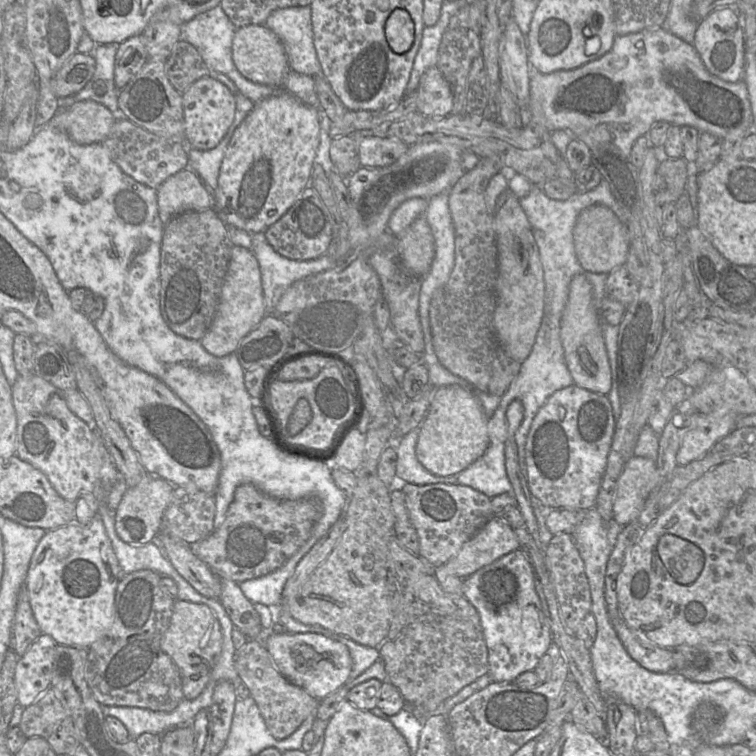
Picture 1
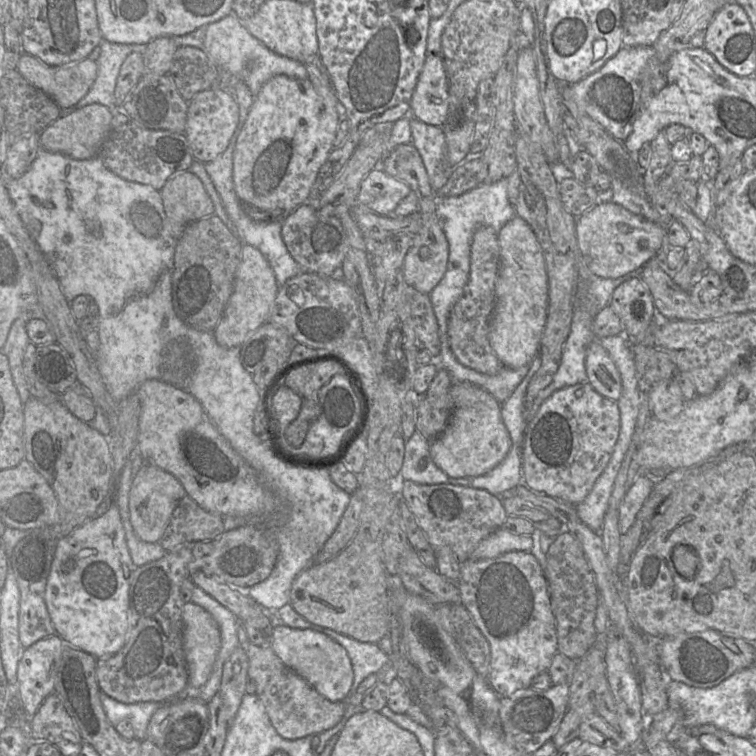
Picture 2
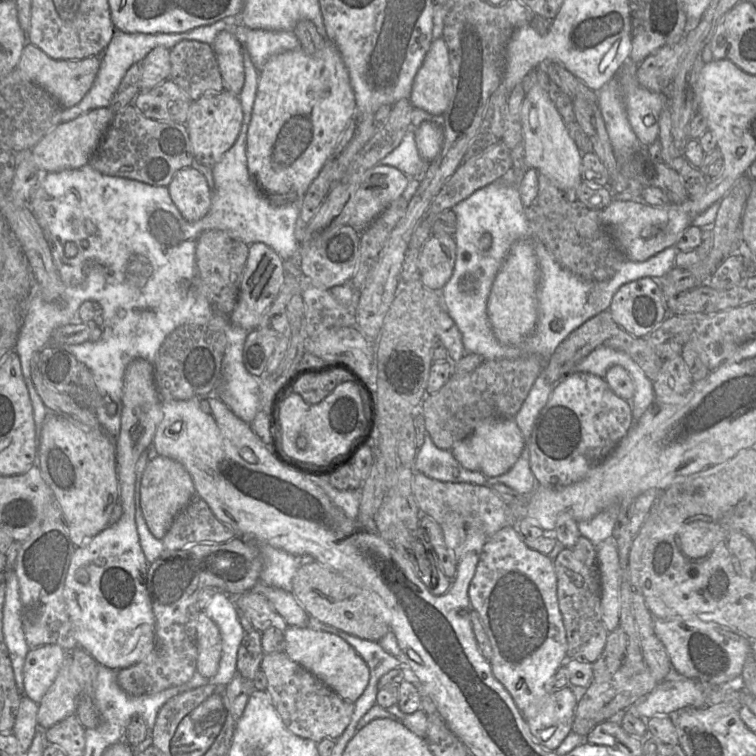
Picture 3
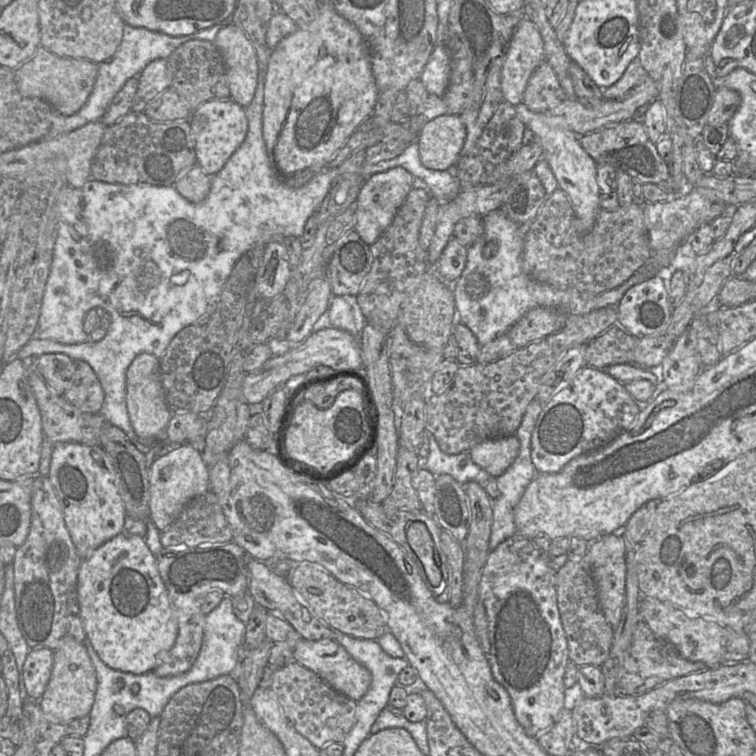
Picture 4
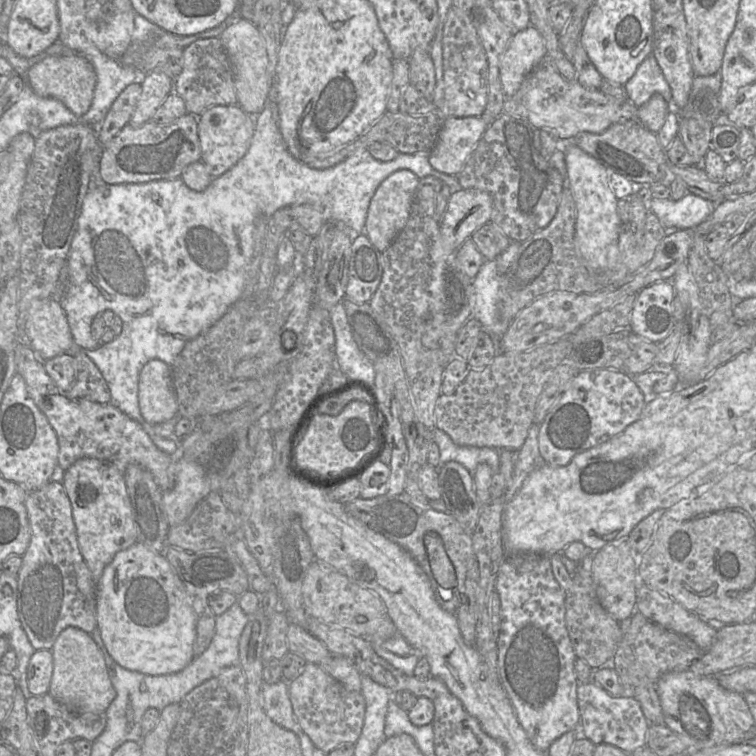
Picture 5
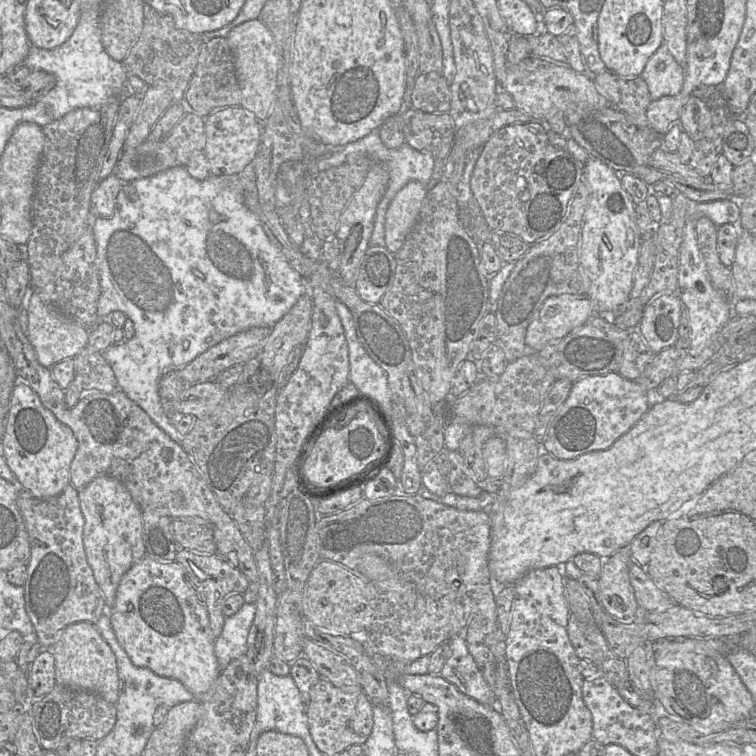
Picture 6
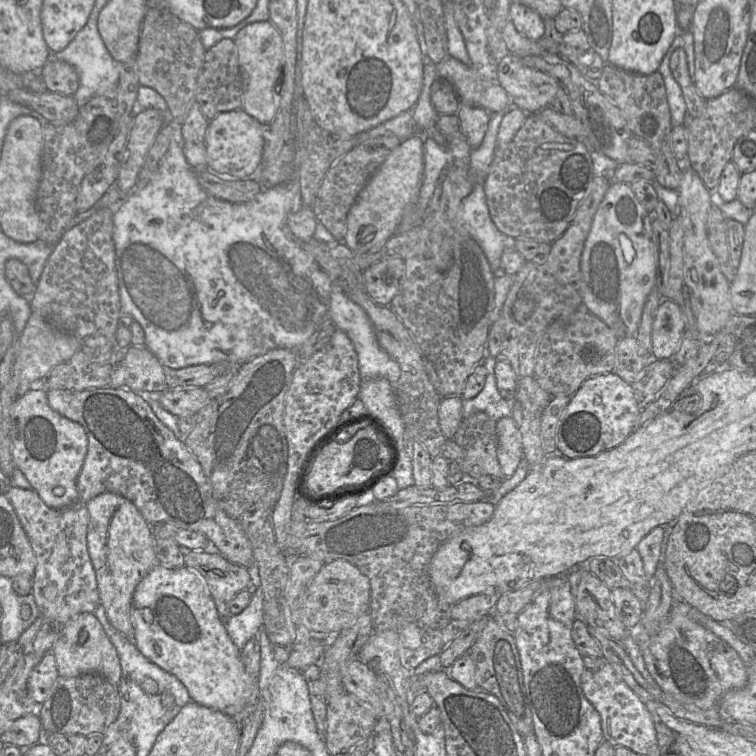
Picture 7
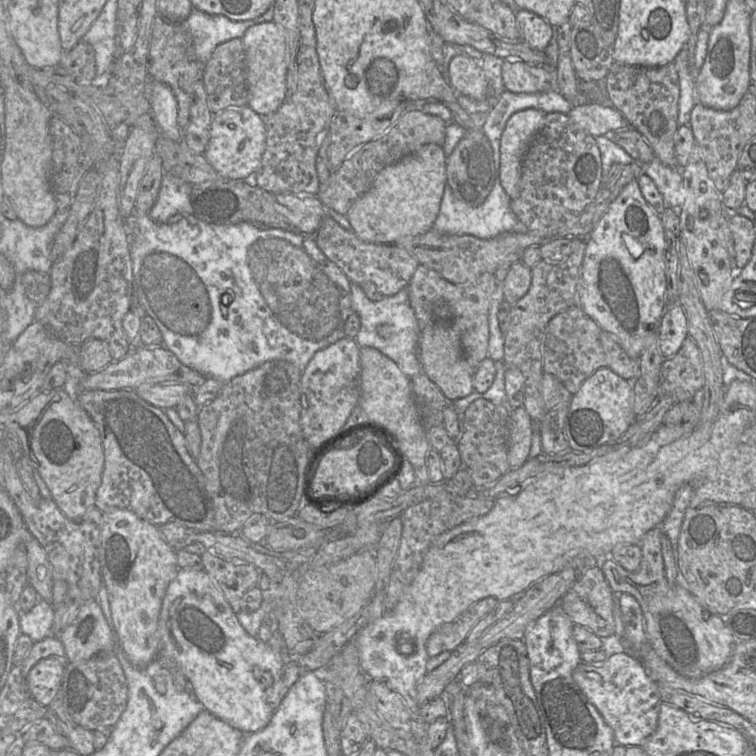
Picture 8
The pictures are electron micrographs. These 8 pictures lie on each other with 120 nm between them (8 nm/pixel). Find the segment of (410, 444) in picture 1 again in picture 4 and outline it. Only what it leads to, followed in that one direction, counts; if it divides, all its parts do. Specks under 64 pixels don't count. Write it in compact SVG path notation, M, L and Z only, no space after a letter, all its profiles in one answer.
M426 430L429 440L429 453L422 459L422 467L429 470L435 476L448 474L460 484L477 482L482 486L492 478L486 471L476 465L468 452L459 454L444 453L432 433Z

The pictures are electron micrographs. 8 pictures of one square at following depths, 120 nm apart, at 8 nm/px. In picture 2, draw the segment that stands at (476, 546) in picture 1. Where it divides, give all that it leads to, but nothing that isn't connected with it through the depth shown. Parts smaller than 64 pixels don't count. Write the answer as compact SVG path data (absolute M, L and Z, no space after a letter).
M502 527L484 538L469 559L491 559L511 551L531 551L534 544L531 535L518 535Z

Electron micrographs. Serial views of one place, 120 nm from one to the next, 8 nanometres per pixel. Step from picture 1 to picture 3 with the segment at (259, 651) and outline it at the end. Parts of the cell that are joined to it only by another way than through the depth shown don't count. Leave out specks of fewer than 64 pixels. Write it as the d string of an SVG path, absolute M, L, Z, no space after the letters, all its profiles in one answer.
M284 652L264 654L260 670L267 678L266 691L270 694L275 709L289 731L315 743L323 739L340 738L351 721L355 709L354 703L342 699Z

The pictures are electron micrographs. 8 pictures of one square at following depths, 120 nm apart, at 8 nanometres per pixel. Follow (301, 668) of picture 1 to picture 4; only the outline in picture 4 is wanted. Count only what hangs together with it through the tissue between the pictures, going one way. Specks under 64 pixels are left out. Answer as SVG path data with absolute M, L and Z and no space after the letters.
M302 638L293 648L295 660L318 675L337 692L358 702L368 691L371 673L357 662L335 639L306 640Z

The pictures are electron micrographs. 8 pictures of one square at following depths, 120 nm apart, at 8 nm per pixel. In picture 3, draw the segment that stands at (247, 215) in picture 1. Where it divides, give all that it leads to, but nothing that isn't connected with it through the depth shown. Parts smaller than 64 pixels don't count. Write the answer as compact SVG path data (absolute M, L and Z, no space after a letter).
M324 37L324 45L314 55L306 54L301 48L283 52L272 56L260 70L256 97L252 109L251 122L247 132L246 156L247 167L257 188L270 199L273 204L302 204L302 200L312 182L320 173L324 164L331 158L342 134L351 121L356 120L356 101L353 88L351 86L349 72L343 62L341 54L336 45Z

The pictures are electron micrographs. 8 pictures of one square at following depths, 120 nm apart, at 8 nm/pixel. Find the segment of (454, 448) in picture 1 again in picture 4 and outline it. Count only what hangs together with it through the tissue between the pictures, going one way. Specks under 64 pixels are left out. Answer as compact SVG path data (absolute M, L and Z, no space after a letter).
M516 434L488 439L473 446L469 451L471 460L486 471L492 478L502 475L517 458L520 450L520 441Z

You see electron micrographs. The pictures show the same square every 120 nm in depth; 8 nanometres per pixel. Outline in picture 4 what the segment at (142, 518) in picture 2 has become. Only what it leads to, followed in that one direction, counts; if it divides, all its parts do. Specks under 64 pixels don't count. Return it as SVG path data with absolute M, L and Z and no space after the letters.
M182 444L154 460L150 468L149 485L150 520L163 532L176 521L191 499L210 490L209 469L196 448Z

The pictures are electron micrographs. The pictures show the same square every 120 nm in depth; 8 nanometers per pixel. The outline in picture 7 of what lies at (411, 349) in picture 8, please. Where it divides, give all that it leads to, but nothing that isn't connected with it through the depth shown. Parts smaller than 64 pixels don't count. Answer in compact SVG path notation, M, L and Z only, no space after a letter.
M334 280L329 300L328 316L337 329L346 332L351 339L357 352L359 372L362 380L383 377L394 386L401 374L399 364L380 347L373 324L365 310L354 302L345 293L343 287L335 283Z

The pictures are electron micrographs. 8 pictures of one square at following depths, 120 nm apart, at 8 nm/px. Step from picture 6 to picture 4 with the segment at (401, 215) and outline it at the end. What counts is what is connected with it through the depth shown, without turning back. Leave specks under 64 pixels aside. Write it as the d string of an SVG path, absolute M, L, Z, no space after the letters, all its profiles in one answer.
M403 167L375 173L362 184L356 199L355 231L368 245L373 244L392 223L398 209L413 188L414 176Z

